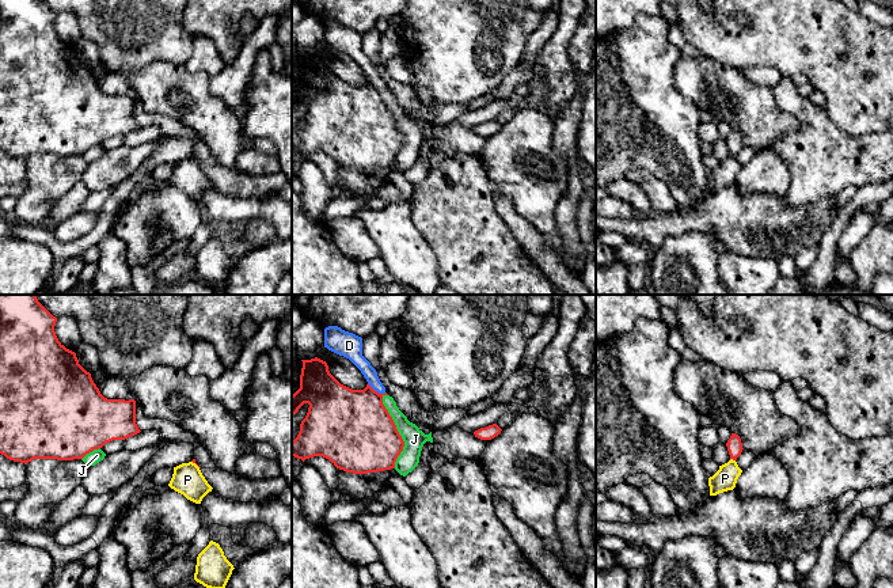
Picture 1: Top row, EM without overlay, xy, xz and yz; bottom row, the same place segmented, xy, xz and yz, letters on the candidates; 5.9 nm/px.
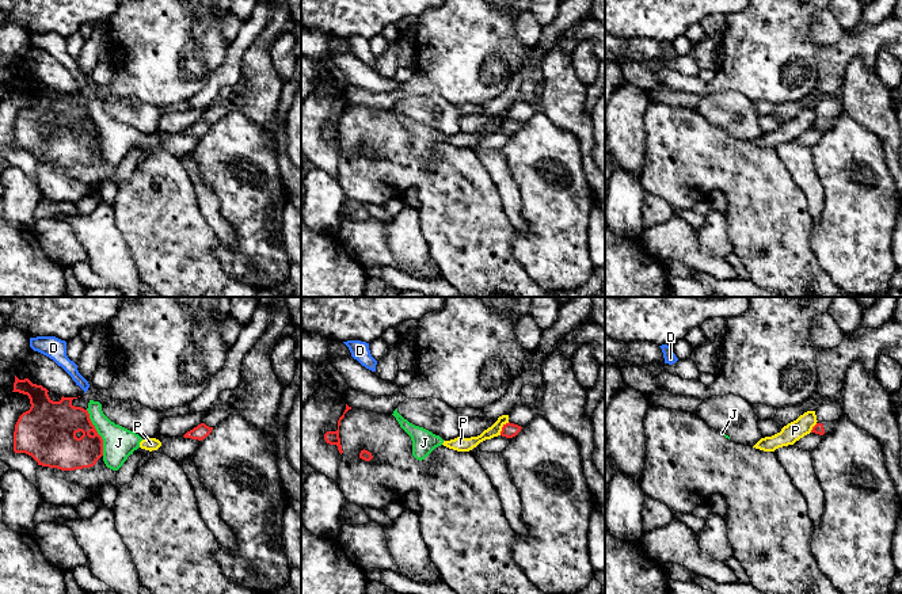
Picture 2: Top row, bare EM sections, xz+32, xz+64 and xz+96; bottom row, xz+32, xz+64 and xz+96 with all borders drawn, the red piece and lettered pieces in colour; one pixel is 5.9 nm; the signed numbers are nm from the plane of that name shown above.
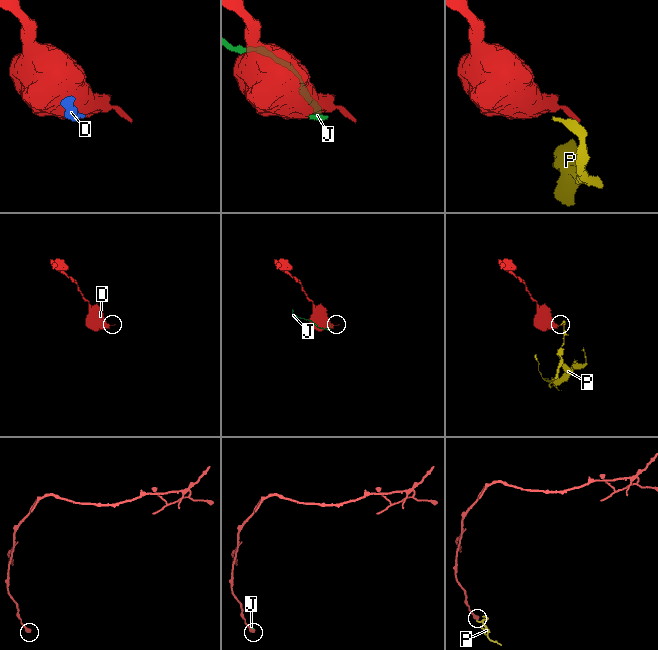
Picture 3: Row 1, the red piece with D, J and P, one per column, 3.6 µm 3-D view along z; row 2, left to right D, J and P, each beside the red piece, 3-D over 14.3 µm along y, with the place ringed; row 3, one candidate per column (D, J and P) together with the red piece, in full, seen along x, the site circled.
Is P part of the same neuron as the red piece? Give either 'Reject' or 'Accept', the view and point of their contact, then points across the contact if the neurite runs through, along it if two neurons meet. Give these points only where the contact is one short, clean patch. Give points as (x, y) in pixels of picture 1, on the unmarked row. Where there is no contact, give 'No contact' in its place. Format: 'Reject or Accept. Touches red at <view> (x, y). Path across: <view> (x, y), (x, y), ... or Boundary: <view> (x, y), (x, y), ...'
Reject. Touches red at yz (733, 155). Boundary: yz (730, 154), (734, 156)

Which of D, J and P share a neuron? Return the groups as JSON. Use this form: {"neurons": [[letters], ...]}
{"neurons": [["D", "J", "P"]]}

